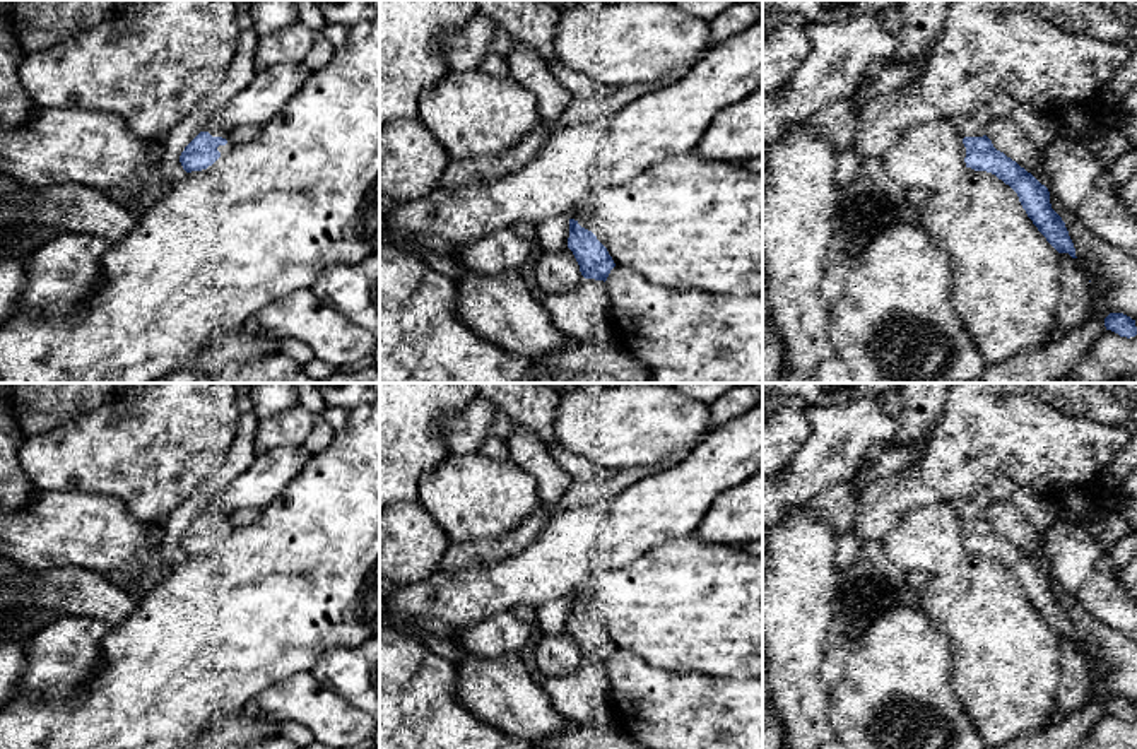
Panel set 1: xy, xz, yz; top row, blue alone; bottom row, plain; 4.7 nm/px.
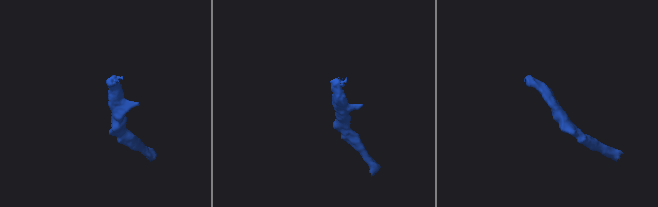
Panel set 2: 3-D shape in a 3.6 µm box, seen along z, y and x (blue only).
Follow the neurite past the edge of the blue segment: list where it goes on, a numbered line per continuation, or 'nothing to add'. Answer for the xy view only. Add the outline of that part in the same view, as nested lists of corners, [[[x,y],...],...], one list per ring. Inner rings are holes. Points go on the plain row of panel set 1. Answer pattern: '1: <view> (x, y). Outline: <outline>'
1: xy (216, 515). Outline: [[[210,511],[207,513],[212,520],[222,520],[227,523],[226,528],[219,528],[217,534],[221,535],[221,539],[226,539],[233,530],[234,530],[234,525],[233,525],[233,515],[234,513],[226,513],[226,511]]]

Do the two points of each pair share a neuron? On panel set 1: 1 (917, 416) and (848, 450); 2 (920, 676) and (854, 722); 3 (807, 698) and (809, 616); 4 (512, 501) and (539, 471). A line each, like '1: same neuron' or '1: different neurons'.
1: different neurons
2: same neuron
3: same neuron
4: different neurons

